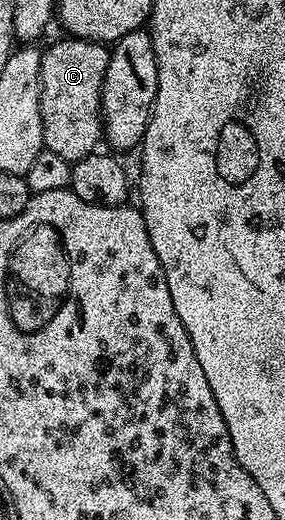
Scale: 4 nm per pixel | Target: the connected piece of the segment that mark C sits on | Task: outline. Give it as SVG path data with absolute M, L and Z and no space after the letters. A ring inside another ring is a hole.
M63 37L52 47L43 47L39 65L39 113L43 126L43 145L68 164L92 154L101 143L103 124L99 93L107 68L108 48L87 39Z

